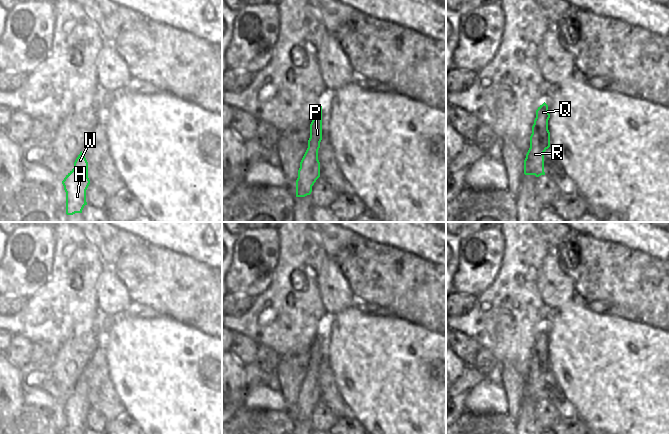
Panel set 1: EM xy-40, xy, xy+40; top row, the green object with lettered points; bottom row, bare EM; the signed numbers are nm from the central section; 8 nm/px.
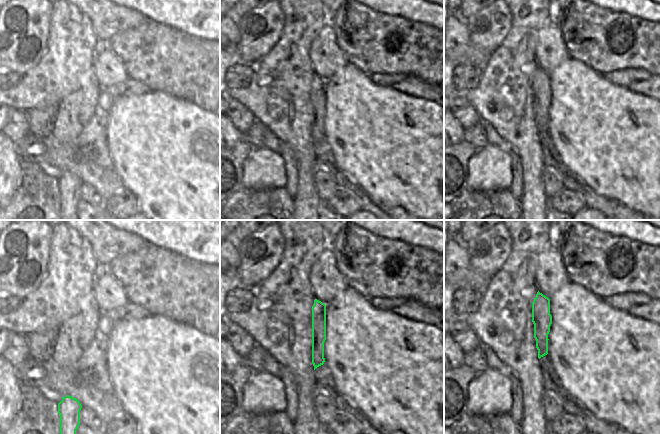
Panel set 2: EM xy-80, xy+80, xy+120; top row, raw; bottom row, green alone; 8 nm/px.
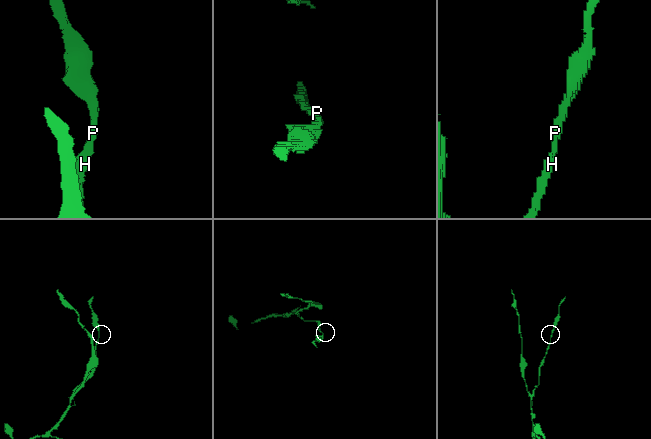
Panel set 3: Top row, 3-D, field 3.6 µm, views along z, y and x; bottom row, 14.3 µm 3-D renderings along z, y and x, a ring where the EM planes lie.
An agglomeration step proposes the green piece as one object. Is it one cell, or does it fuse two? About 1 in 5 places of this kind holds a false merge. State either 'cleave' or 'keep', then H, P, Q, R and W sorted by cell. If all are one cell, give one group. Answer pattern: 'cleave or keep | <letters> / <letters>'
keep | H P Q R W

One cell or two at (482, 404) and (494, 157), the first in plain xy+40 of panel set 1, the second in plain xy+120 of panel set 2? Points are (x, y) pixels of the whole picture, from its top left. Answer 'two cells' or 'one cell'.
one cell

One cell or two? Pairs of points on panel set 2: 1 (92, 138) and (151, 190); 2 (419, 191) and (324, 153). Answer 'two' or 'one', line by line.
1: two
2: two

